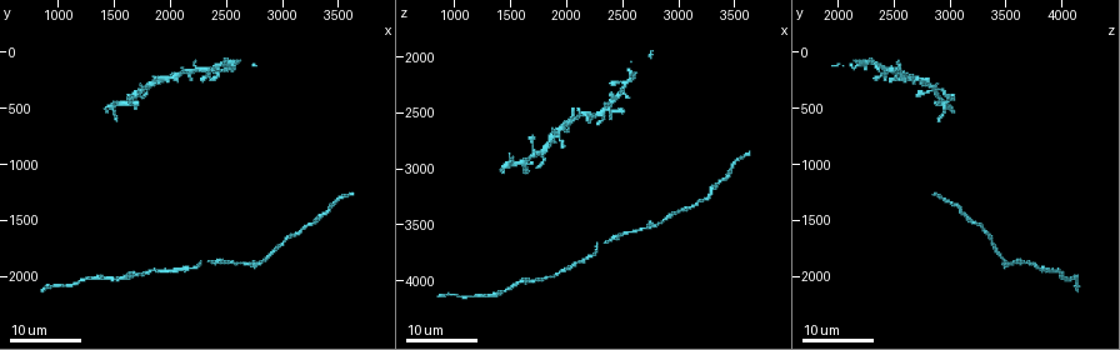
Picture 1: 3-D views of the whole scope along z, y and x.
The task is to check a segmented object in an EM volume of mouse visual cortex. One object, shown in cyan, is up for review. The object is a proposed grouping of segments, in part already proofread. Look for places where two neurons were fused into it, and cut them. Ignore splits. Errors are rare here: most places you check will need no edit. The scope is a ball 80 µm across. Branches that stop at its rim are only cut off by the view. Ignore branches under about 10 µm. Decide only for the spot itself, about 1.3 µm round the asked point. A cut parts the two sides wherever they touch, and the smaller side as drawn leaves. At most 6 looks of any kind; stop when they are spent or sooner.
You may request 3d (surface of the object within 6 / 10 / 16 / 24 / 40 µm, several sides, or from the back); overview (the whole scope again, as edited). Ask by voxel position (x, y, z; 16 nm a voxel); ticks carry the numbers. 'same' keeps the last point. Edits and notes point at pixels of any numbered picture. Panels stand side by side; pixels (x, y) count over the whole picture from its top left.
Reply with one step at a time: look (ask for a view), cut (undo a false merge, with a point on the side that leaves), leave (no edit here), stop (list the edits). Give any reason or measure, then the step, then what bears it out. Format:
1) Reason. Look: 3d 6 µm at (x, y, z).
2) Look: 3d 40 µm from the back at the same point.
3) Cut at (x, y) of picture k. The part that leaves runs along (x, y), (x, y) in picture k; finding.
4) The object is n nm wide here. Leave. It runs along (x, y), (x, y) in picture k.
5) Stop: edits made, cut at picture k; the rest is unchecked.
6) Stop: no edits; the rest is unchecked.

A narrow waist. Look: 3d 16 µm at (3520, 1280, 2900).

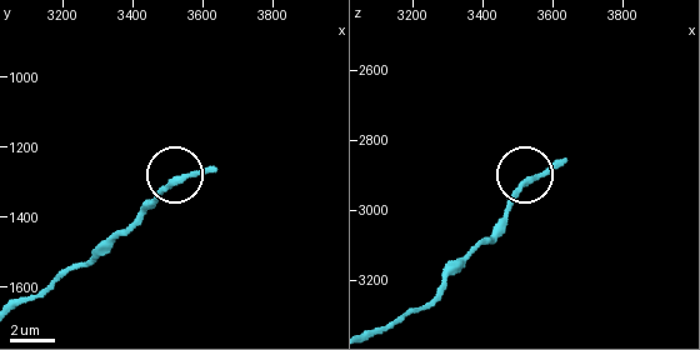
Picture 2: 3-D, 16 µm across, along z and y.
Look: 3d 10 µm at (3520, 1300, 2930).

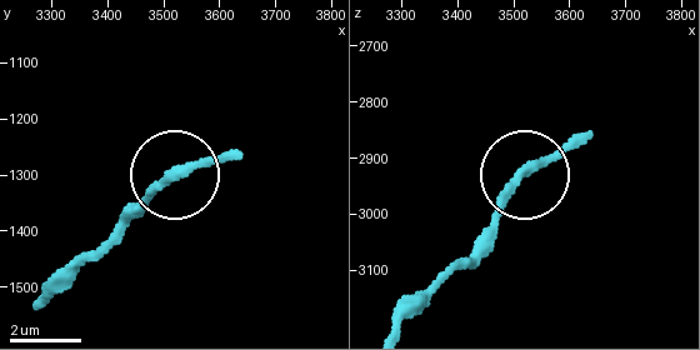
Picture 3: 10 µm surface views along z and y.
The object is 250 nm wide here. Leave. Continuous, no second neuron.

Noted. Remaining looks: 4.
Sudden change in width. Look: 3d 24 µm at (3280, 1520, 3240).

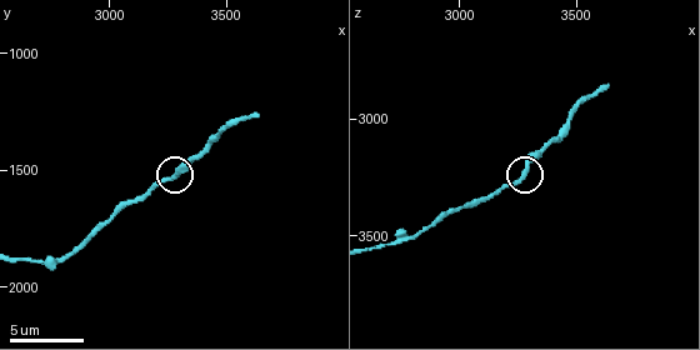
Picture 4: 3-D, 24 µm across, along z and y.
Look: 3d 10 µm at (3270, 1520, 3220).

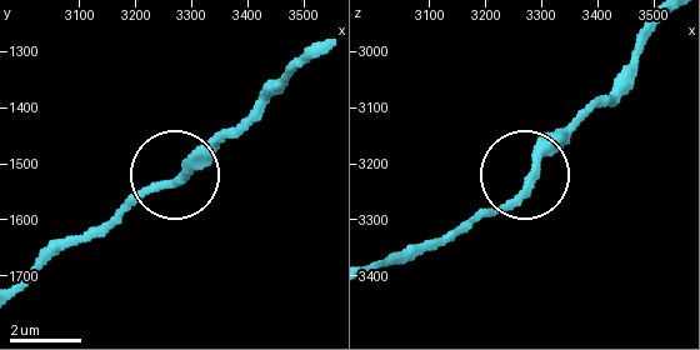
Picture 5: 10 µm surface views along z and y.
From behind. Look: 3d 10 µm from the back at (3285, 1520, 3230).

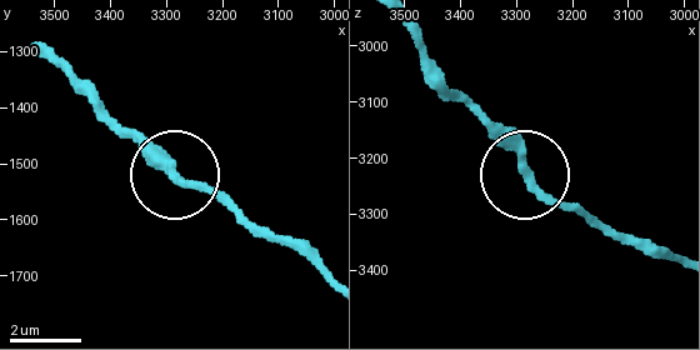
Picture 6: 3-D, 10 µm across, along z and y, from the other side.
Leave. All the same neuron.

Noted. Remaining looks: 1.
Sudden change in width. Look: 3d 10 µm at (2740, 1880, 3520).

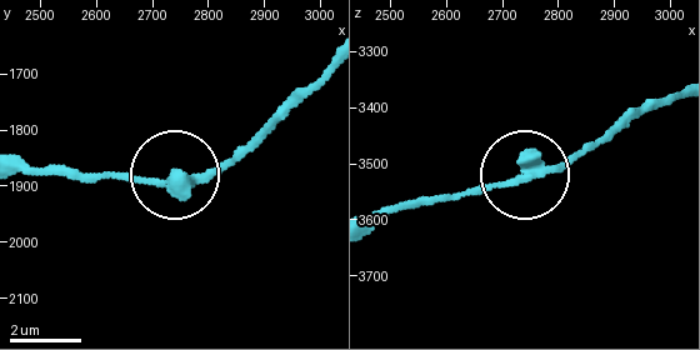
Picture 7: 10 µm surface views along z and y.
Leave. All the same neuron.

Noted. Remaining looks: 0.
Stop: no edits; the rest is unchecked.

